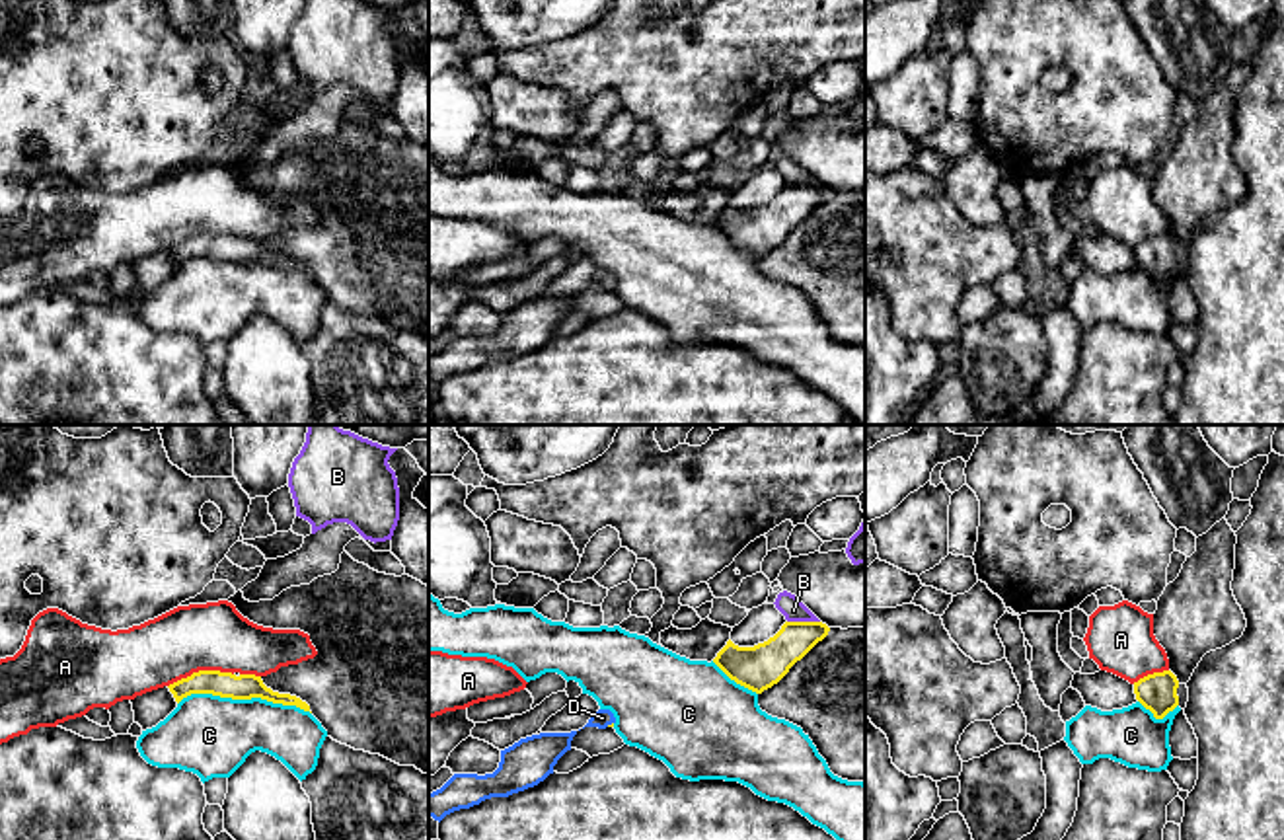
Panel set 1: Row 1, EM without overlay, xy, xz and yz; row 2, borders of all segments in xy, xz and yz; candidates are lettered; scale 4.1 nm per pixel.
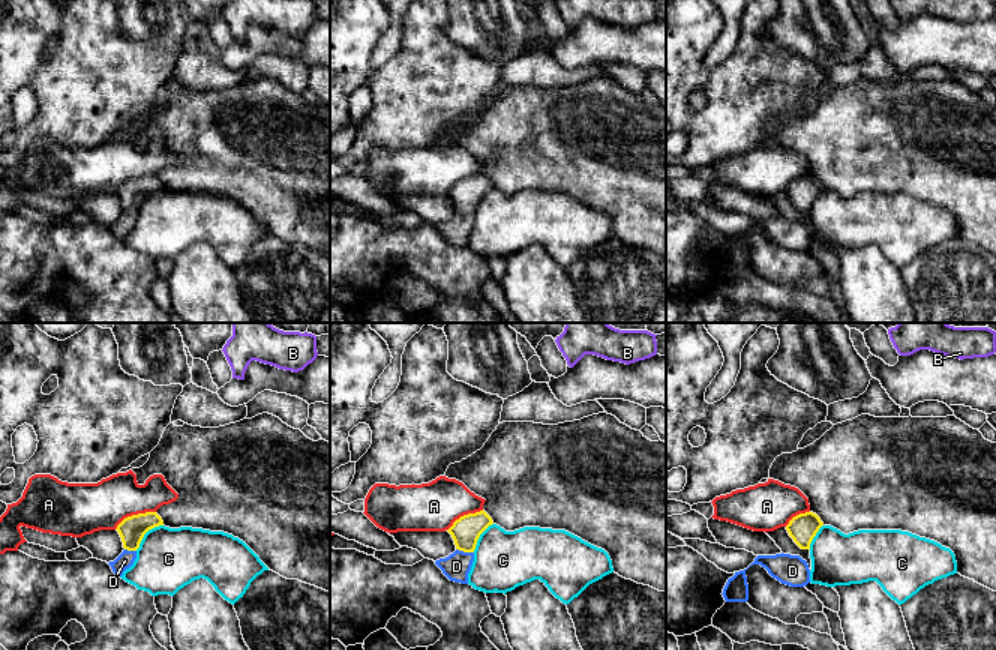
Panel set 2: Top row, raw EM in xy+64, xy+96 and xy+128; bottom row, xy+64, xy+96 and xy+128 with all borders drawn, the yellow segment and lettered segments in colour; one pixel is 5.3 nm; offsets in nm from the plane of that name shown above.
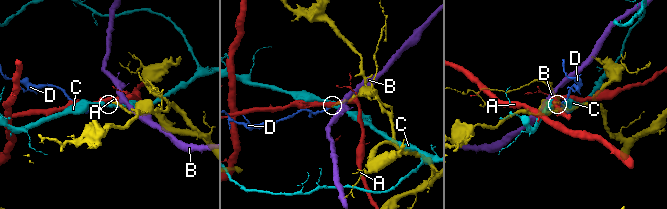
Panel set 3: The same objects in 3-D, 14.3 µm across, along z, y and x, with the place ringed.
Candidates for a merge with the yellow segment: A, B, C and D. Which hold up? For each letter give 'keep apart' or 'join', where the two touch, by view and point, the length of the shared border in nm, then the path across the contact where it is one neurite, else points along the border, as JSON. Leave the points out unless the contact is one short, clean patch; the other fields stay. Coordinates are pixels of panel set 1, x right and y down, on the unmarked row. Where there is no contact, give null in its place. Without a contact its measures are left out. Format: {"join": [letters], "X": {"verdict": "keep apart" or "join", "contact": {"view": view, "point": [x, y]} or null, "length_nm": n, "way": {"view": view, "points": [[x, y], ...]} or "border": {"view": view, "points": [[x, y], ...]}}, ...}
{"join": ["D"], "A": {"verdict": "keep apart", "contact": {"view": "xy", "point": [199, 234]}, "length_nm": 280}, "B": {"verdict": "keep apart", "contact": {"view": "xz", "point": [803, 186]}, "length_nm": 140}, "C": {"verdict": "keep apart", "contact": {"view": "xy", "point": [244, 262]}, "length_nm": 550}, "D": {"verdict": "join", "contact": {"view": "xz", "point": [608, 289]}, "length_nm": 40, "way": {"view": "xz", "points": [[612, 287], [608, 289], [603, 281]]}}}

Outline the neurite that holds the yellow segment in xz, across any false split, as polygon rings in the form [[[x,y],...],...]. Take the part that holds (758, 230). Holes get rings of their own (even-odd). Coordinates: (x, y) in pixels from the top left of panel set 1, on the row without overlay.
[[[785,185],[774,201],[754,210],[738,210],[729,203],[713,226],[736,248],[762,257],[777,248],[828,195],[830,191],[822,185]]]

